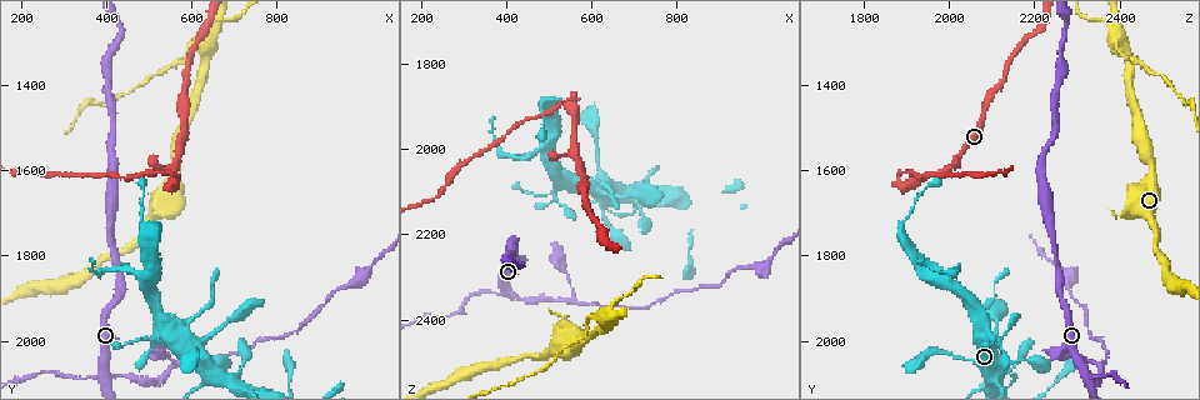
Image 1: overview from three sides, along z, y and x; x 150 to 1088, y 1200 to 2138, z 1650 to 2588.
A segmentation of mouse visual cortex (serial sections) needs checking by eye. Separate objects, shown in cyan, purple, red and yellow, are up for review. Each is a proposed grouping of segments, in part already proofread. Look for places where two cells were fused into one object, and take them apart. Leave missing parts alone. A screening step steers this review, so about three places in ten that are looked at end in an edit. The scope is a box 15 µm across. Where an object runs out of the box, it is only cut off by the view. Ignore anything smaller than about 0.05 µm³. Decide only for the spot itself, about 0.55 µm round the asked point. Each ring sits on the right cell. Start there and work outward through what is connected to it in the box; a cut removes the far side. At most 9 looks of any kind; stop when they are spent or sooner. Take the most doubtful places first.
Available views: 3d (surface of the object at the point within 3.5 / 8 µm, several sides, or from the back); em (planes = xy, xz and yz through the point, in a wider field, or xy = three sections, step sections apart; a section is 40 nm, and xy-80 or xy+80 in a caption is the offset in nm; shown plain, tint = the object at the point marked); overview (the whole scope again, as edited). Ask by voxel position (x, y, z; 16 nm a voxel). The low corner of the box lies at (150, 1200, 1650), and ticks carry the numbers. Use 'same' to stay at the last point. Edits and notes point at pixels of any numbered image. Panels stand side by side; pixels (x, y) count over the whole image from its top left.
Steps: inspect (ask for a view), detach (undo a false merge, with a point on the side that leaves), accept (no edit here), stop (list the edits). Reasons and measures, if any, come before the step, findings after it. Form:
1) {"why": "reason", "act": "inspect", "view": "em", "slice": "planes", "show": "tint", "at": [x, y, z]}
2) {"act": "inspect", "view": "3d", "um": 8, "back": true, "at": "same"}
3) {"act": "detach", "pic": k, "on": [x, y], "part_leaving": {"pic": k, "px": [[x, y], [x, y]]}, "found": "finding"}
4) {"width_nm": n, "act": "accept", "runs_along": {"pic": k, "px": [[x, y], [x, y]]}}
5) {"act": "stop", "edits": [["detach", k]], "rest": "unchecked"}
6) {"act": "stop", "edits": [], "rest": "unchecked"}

{"why": "four-way junction", "act": "inspect", "view": "3d", "um": 3.5, "at": [640, 1280, 2395]}

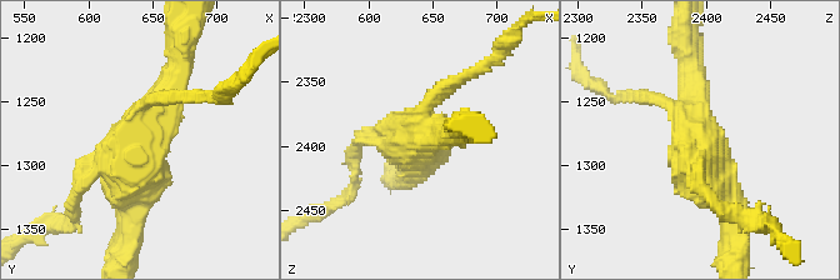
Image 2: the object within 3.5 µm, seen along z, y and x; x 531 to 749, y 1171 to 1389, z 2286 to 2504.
{"arm_widths_nm": [150, 200, 250, 400], "act": "detach", "pic": 2, "on": [455, 79], "found": "a second cell is stuck on"}

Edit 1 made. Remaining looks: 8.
{"why": "sudden change in width", "act": "inspect", "view": "3d", "um": 3.5, "at": [395, 2085, 2335]}

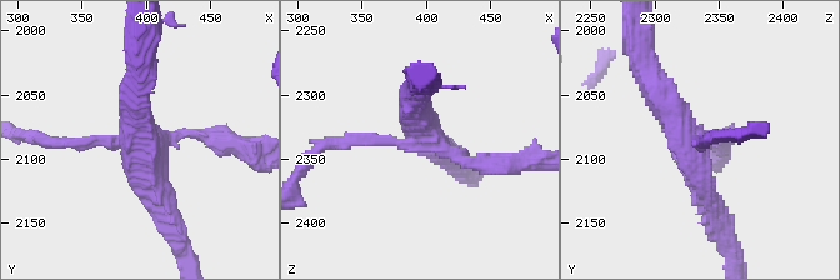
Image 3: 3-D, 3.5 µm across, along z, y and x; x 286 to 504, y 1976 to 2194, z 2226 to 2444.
{"arms": 4, "arm_widths_nm": [150, 150, 300, 300], "why": "shape alone is not enough", "act": "inspect", "view": "em", "slice": "xy", "step": 2, "show": "tint", "at": [398, 2084, 2330]}

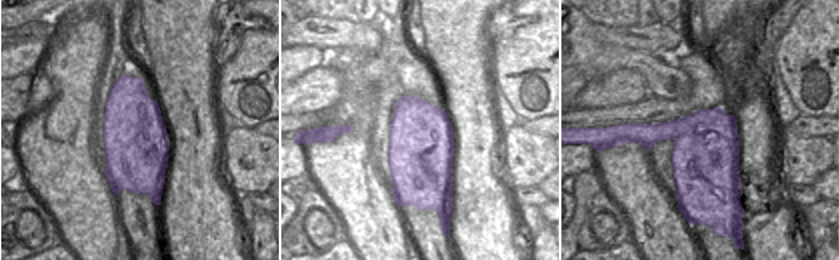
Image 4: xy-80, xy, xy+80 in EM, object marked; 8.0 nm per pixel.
{"act": "detach", "pic": 3, "on": [481, 161], "part_leaving": {"pic": 3, "px": [[430, 138], [473, 164], [541, 160]]}, "found": "two cells meet here"}

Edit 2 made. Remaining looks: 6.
{"act": "inspect", "view": "3d", "um": 3.5, "at": [565, 1580, 2020]}

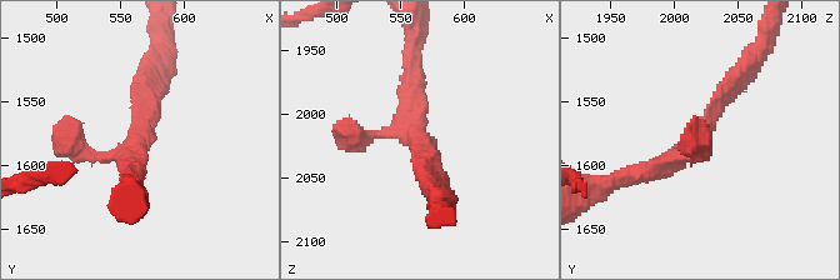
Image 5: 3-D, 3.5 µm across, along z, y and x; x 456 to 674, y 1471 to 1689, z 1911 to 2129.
{"why": "shape alone is not enough", "act": "inspect", "view": "em", "slice": "xy", "step": 1, "show": "tint", "at": [562, 1584, 2018]}

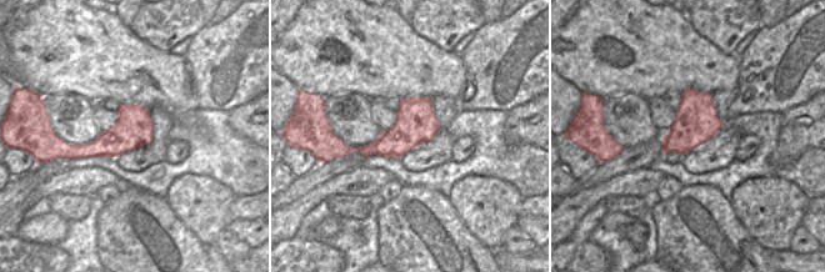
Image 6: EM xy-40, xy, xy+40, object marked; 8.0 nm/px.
{"act": "accept", "runs_along": {"pic": 5, "px": [[740, 74], [685, 154], [621, 178]]}, "found": "continuous, no second cell"}

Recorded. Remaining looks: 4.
{"why": "sharp bend", "act": "inspect", "view": "3d", "um": 3.5, "at": [550, 1635, 1880]}

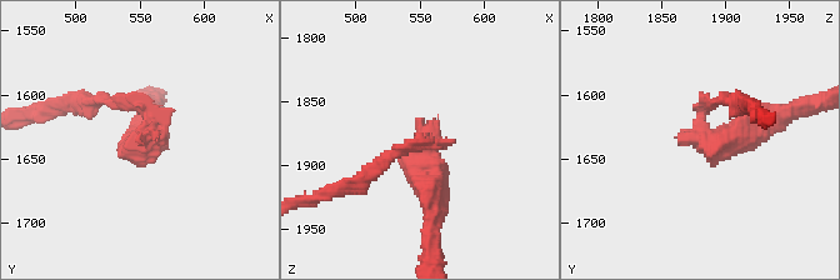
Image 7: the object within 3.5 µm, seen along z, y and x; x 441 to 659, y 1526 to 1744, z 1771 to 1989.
{"arm_widths_nm": [150, 300], "act": "inspect", "view": "em", "slice": "xy", "step": 2, "show": "tint", "at": [552, 1634, 1882]}

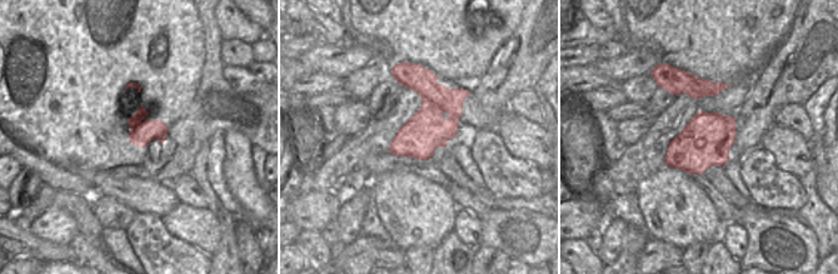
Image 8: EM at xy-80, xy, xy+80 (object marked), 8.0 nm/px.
{"act": "inspect", "view": "em", "slice": "xy", "step": 3, "show": "tint", "at": "same"}

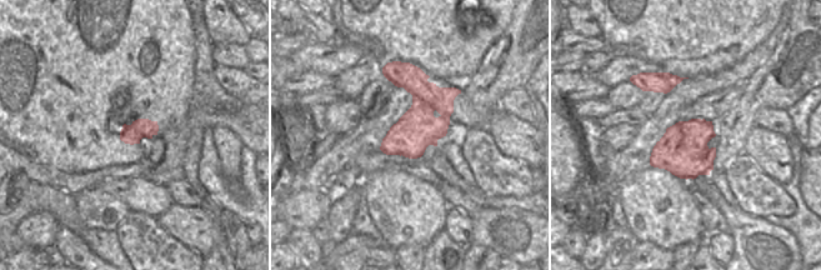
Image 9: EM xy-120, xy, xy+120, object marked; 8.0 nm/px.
{"act": "detach", "pic": 7, "on": [386, 155], "part_leaving": {"pic": 7, "px": [[144, 138], [148, 115], [136, 103], [64, 103]]}, "found": "two cells meet here"}

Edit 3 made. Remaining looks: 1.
{"act": "stop", "edits": [["detach", 2], ["detach", 3], ["detach", 7]], "rest": "unchecked"}

